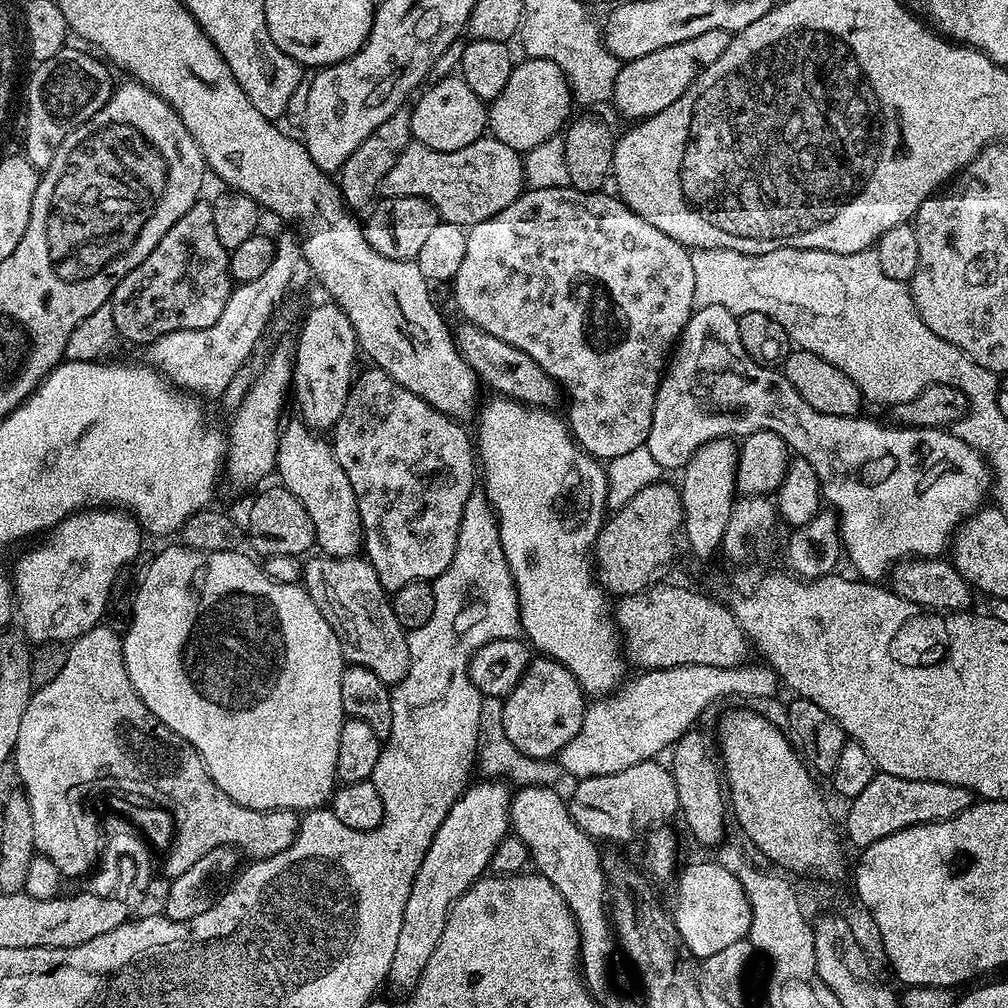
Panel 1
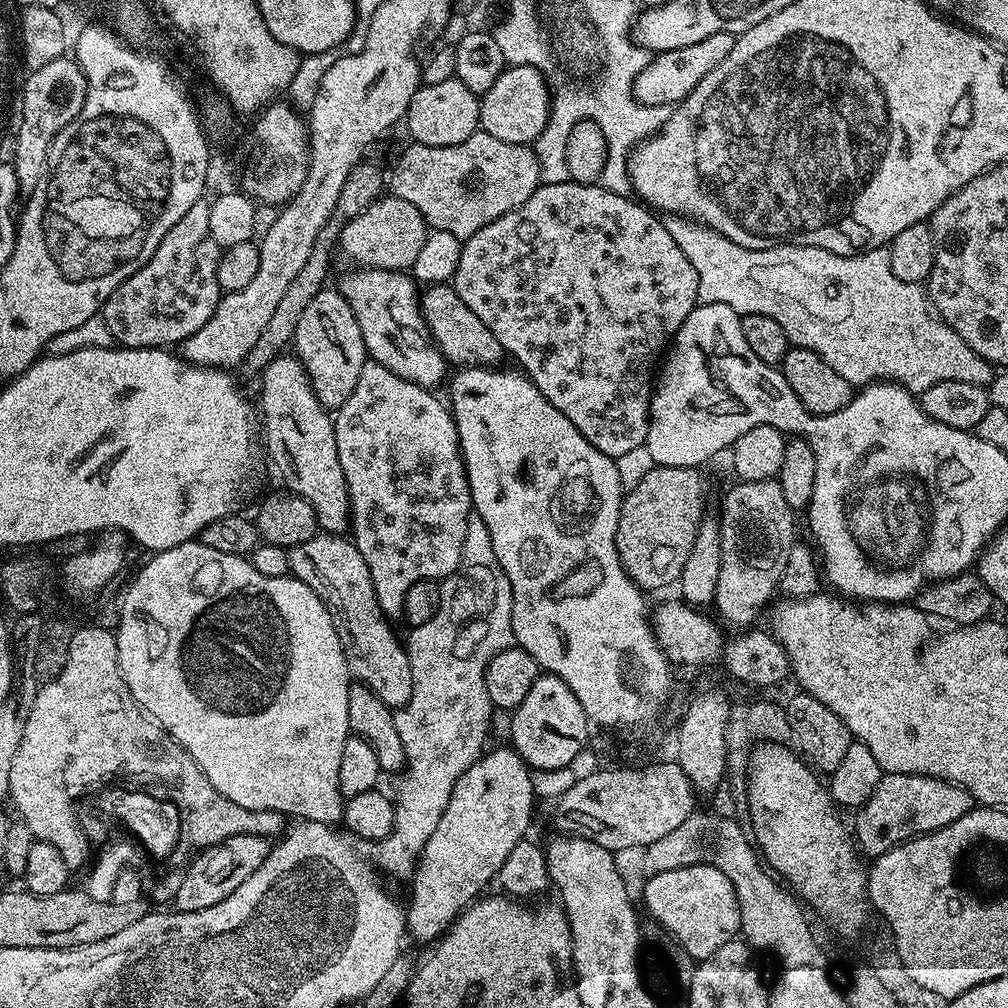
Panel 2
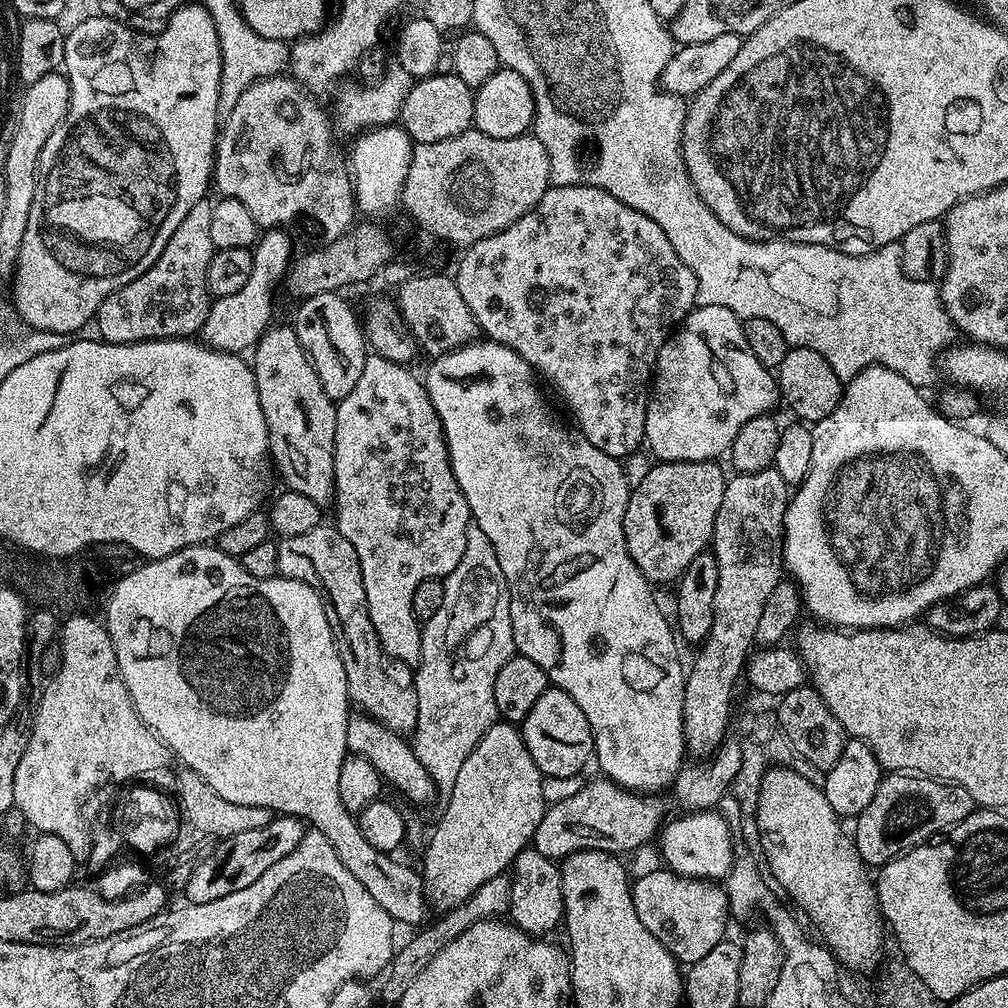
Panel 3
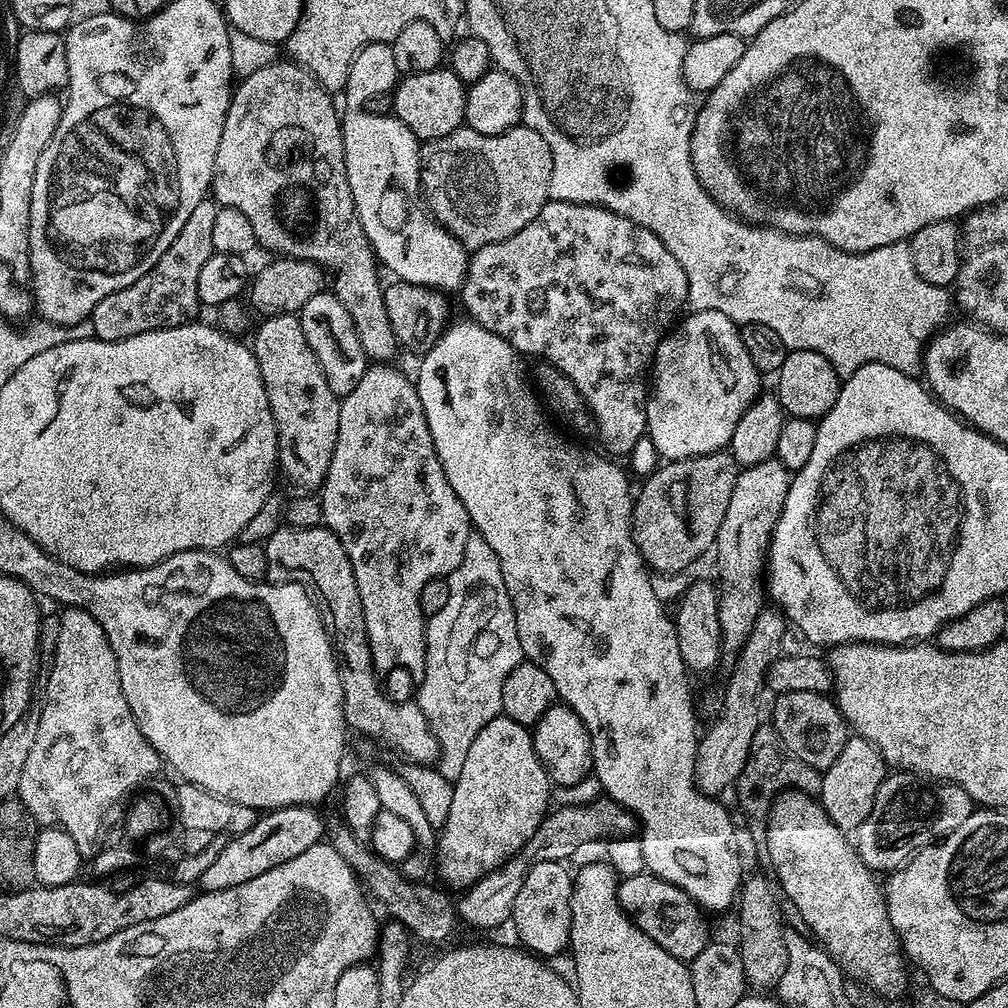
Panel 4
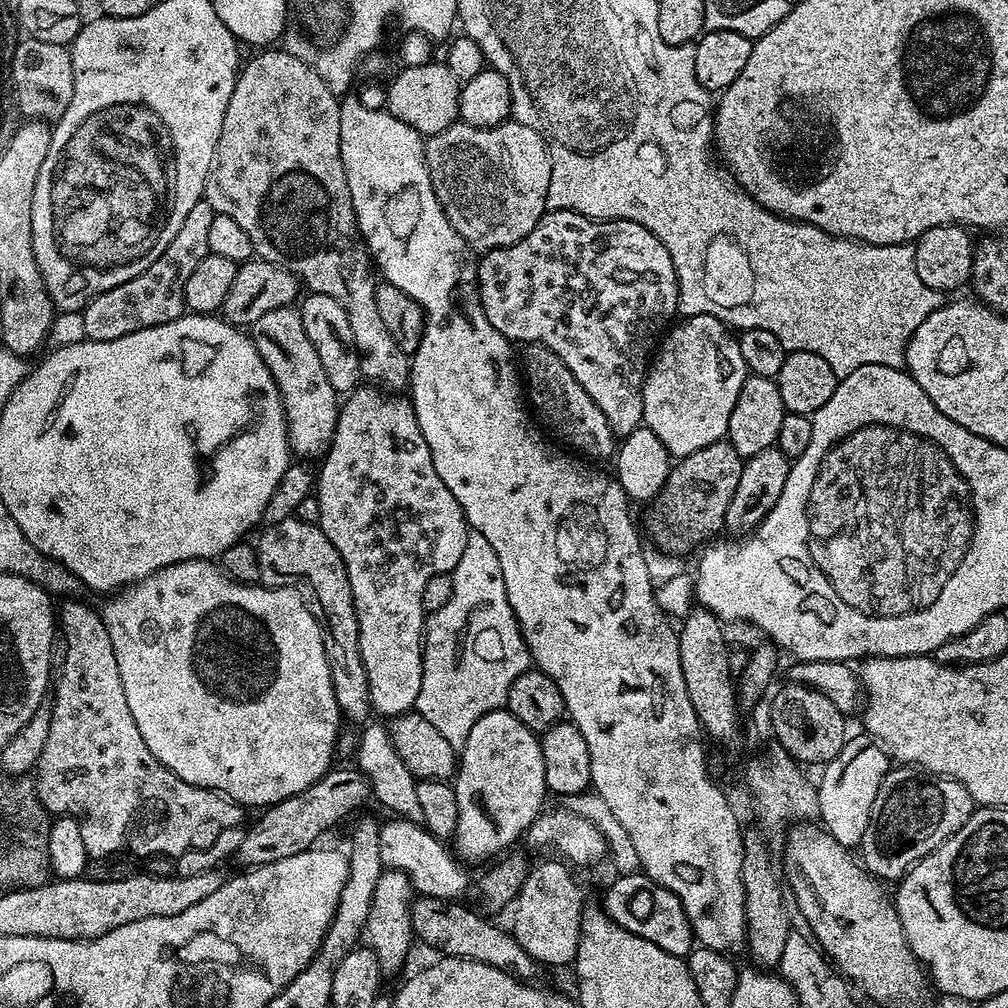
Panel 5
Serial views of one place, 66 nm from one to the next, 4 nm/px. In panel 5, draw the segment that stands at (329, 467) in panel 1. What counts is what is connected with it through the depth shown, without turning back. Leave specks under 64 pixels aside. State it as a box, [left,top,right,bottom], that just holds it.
[250,306,340,458]

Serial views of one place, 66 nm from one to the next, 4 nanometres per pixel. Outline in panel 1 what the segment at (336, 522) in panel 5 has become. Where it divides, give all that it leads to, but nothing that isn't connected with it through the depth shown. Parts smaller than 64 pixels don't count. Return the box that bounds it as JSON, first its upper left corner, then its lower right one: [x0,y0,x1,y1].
[330,366,478,594]

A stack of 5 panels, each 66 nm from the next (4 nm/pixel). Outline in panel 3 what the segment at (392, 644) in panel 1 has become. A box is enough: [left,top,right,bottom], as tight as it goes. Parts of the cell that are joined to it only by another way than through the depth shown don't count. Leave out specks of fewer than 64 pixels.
[276,522,418,734]

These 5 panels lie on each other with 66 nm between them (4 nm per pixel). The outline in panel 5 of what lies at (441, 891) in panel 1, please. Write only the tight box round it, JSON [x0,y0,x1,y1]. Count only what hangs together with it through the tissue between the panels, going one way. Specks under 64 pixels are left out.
[454,710,549,862]

